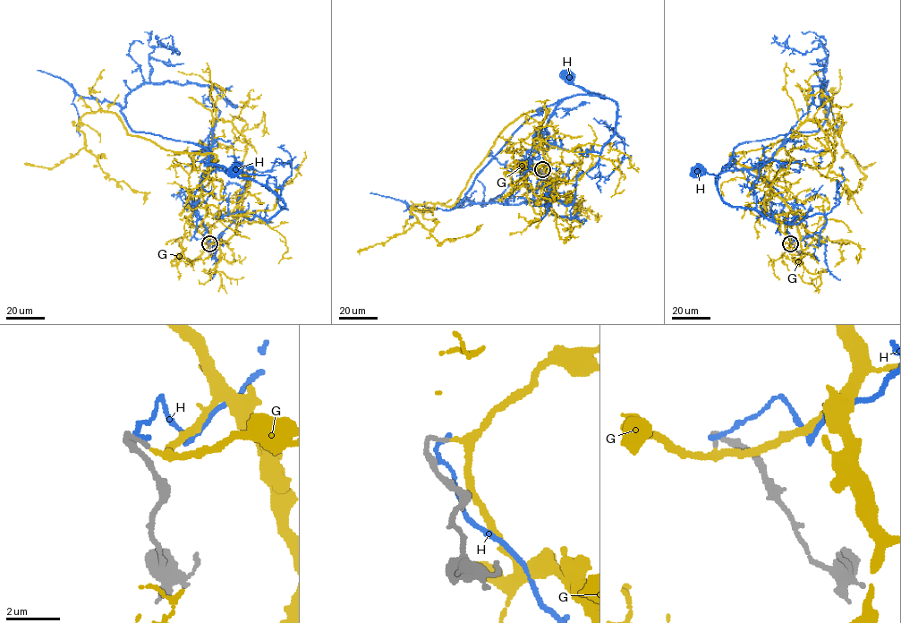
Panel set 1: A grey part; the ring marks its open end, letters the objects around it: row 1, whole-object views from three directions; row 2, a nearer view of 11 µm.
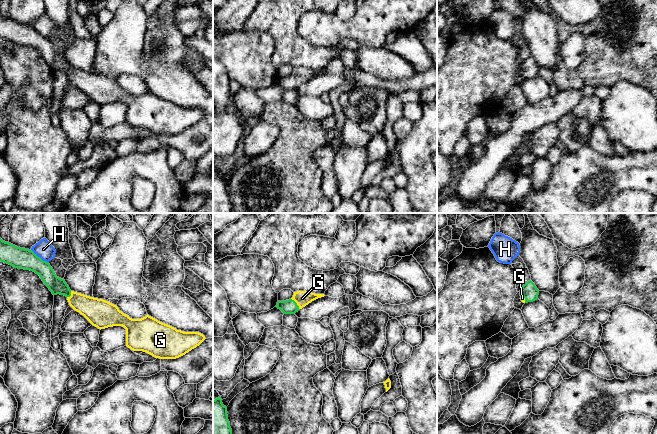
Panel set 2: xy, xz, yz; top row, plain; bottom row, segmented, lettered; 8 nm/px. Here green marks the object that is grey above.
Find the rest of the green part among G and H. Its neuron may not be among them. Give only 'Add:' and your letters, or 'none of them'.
Add: G

